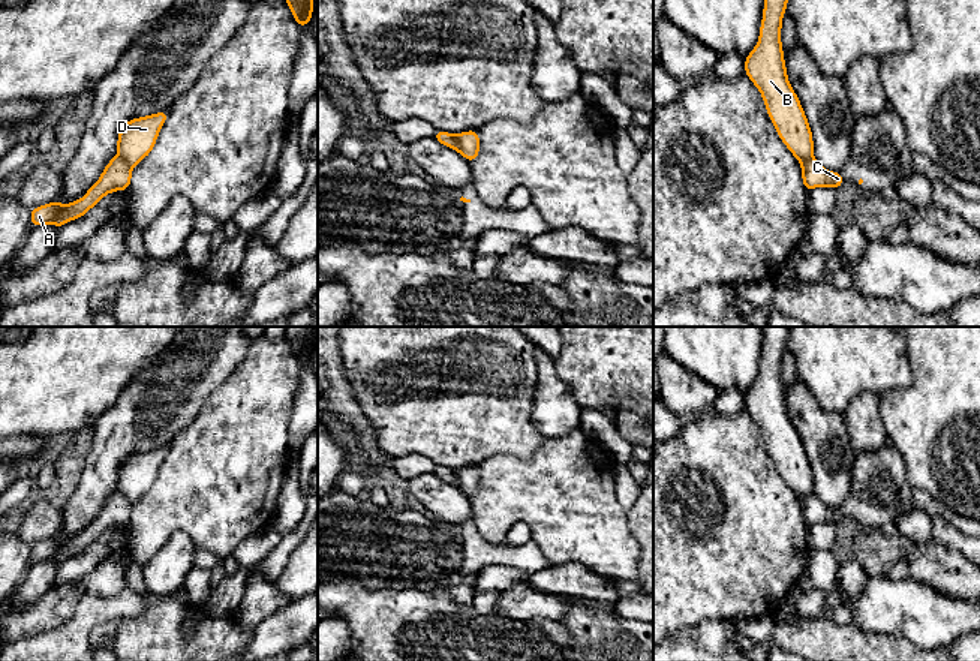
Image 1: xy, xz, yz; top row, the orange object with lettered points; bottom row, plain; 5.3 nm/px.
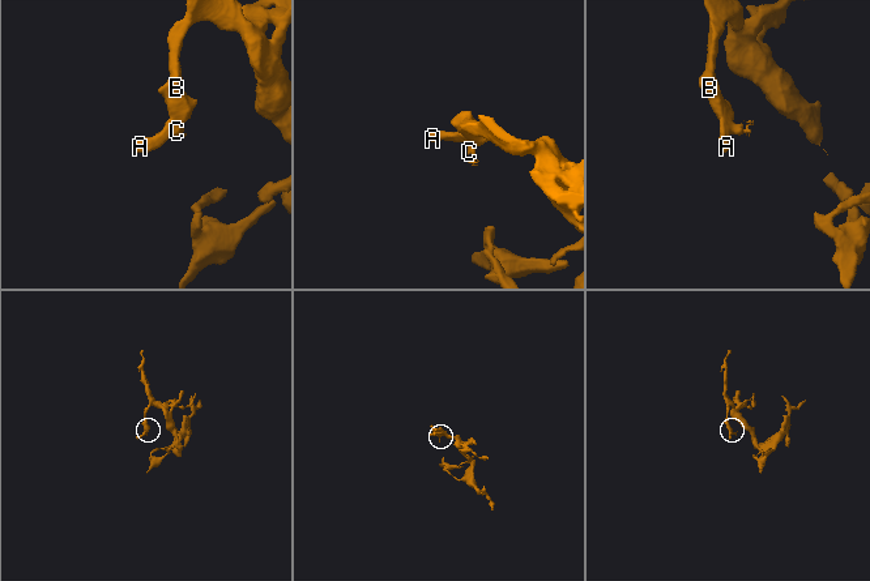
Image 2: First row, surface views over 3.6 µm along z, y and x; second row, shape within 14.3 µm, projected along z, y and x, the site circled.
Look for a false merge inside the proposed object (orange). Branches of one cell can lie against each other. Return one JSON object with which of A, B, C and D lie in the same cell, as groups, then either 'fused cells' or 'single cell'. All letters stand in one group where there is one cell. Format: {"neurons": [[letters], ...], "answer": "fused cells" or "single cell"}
{"neurons": [["A", "C"], ["B", "D"]], "answer": "fused cells"}

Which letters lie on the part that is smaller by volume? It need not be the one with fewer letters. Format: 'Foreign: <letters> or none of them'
Foreign: A, C

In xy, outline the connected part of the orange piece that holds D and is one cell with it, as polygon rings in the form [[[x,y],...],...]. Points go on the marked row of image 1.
[[[160,111],[126,121],[118,132],[118,156],[132,166],[138,165],[154,148],[166,118],[168,111]]]

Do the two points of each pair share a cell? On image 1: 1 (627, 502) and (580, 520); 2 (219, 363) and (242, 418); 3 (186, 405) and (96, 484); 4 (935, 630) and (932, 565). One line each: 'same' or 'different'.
1: different
2: different
3: same
4: different

